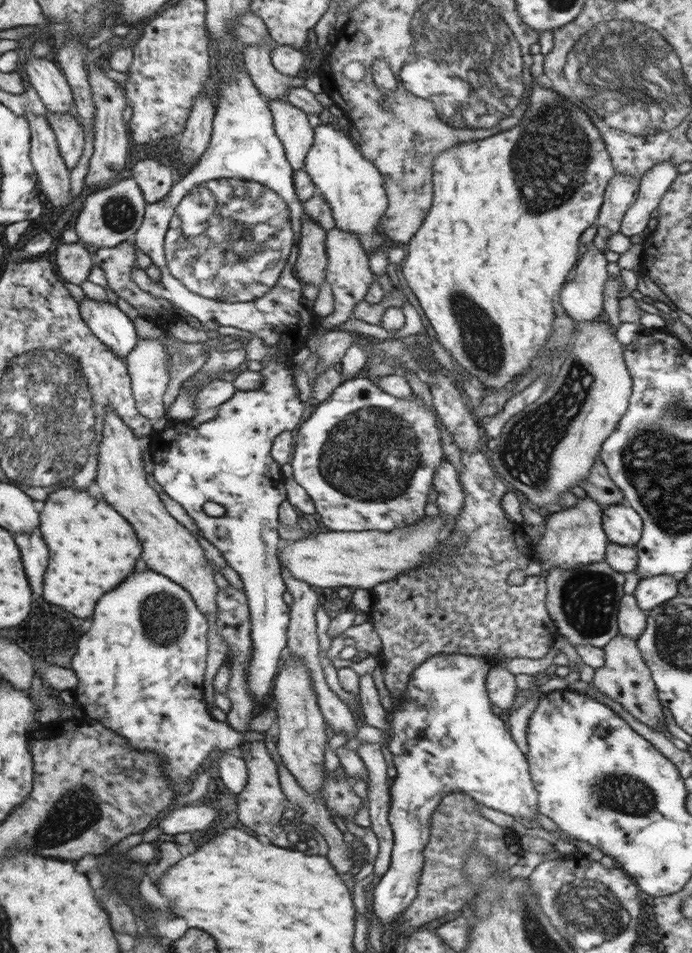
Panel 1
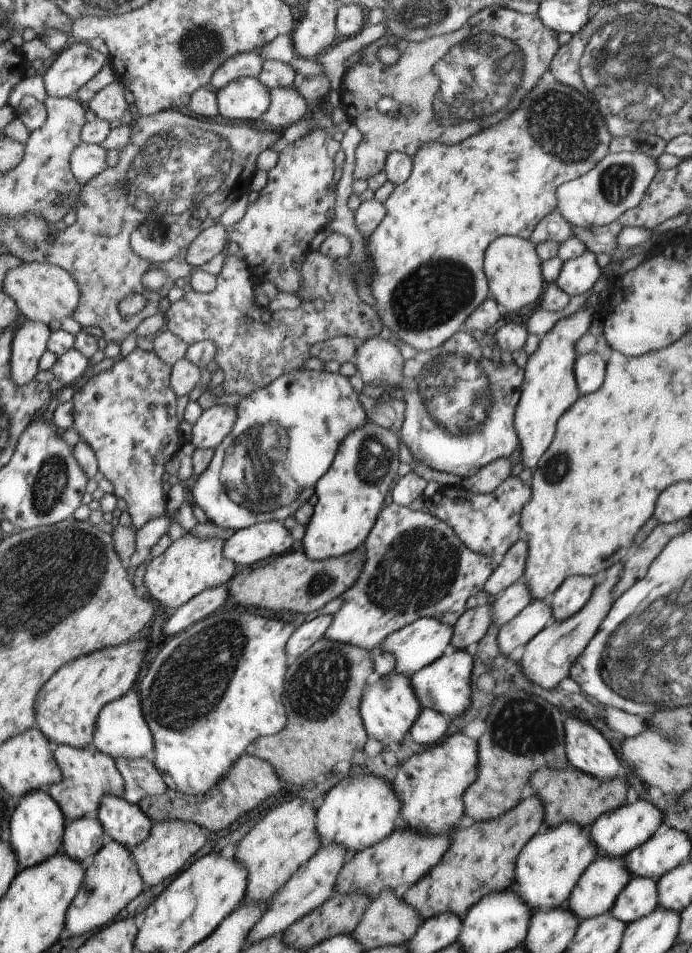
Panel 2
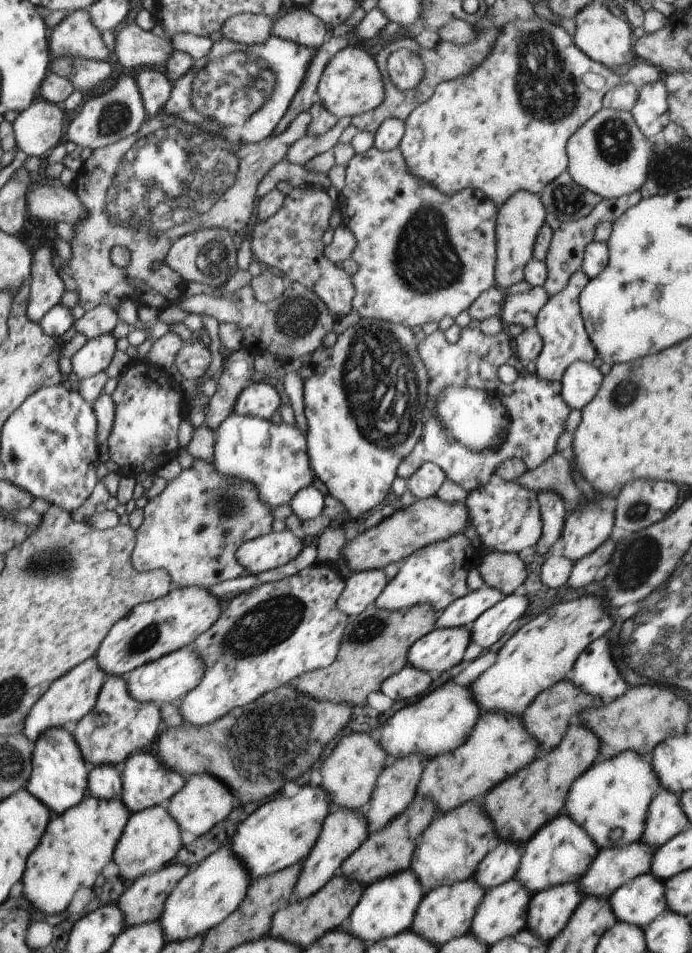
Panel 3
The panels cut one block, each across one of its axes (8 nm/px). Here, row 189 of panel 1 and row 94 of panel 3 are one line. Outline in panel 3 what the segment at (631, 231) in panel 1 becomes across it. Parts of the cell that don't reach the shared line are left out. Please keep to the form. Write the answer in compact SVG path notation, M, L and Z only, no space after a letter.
M663 80L650 82L639 88L639 95L631 113L640 132L648 138L662 132L671 122L668 116L667 92Z

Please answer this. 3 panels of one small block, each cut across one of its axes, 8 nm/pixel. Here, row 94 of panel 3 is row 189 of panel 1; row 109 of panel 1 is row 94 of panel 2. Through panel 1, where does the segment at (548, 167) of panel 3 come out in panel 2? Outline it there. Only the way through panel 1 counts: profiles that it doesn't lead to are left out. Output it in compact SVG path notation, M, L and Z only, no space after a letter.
M548 74L504 122L456 146L428 142L418 148L408 180L395 186L383 203L386 214L366 244L374 262L374 278L369 286L382 324L419 352L433 351L446 342L487 299L489 286L483 258L488 245L502 235L530 239L536 225L557 207L555 194L559 186L590 172L610 152L612 139L594 102Z

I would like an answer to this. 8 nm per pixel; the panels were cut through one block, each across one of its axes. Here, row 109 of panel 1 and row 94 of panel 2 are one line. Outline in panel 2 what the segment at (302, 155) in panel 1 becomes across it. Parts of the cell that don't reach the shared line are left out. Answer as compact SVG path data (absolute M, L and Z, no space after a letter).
M294 86L269 89L269 92L270 106L261 118L266 126L283 131L285 127L306 118L311 113L311 106L296 92Z

